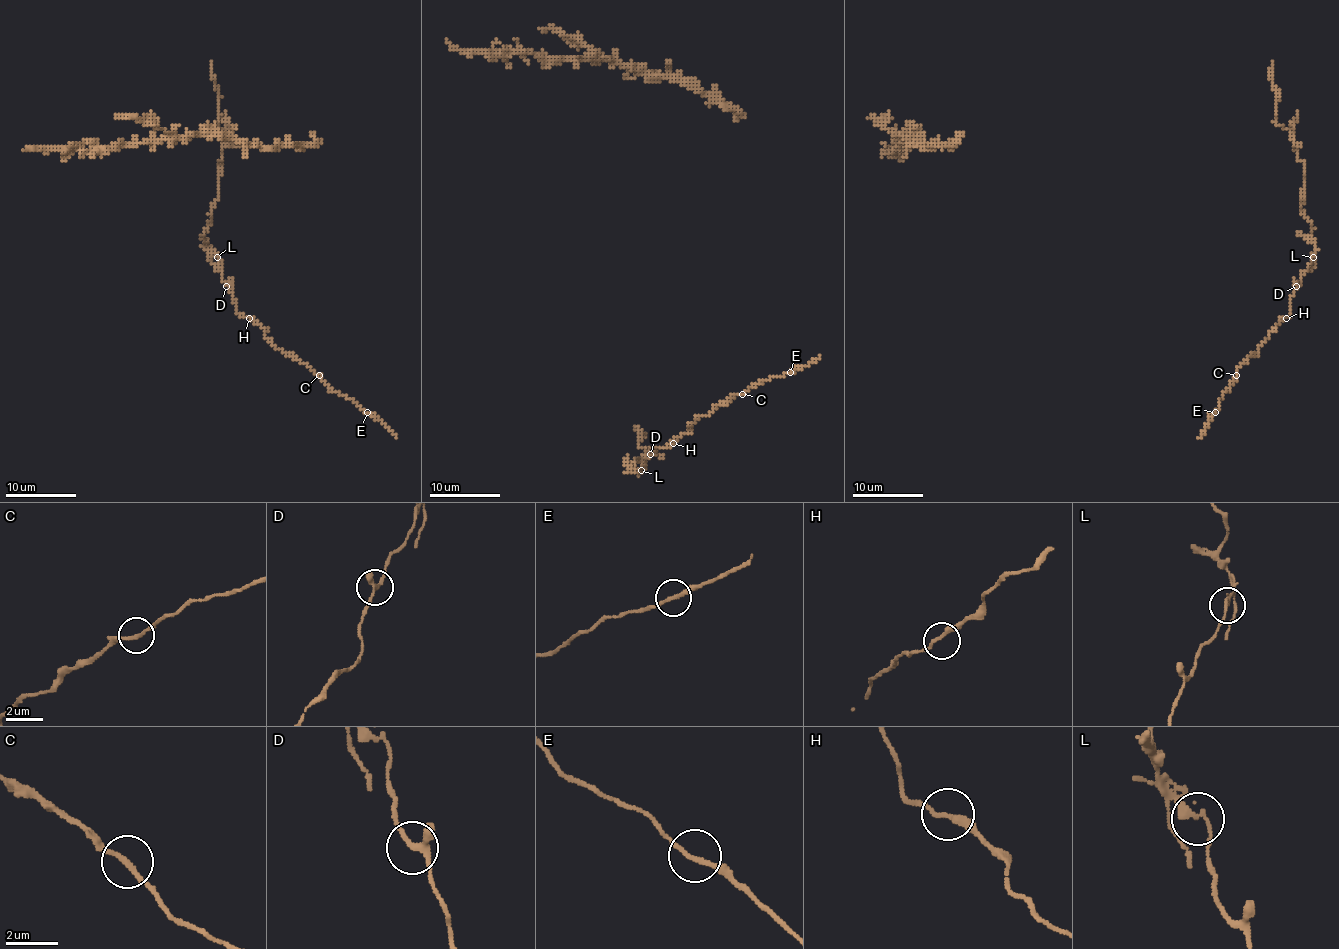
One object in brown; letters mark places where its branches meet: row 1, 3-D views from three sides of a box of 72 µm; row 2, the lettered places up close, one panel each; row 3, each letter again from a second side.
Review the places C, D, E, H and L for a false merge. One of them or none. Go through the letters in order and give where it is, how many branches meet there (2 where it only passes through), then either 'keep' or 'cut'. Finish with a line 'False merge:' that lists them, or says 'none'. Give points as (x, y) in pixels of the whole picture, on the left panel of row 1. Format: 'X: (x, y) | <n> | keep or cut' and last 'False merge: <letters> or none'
C: (319, 375) | 2 | keep
D: (226, 286) | 2 | keep
E: (367, 412) | 2 | keep
H: (249, 318) | 2 | keep
L: (217, 257) | 2 | cut
False merge: L

